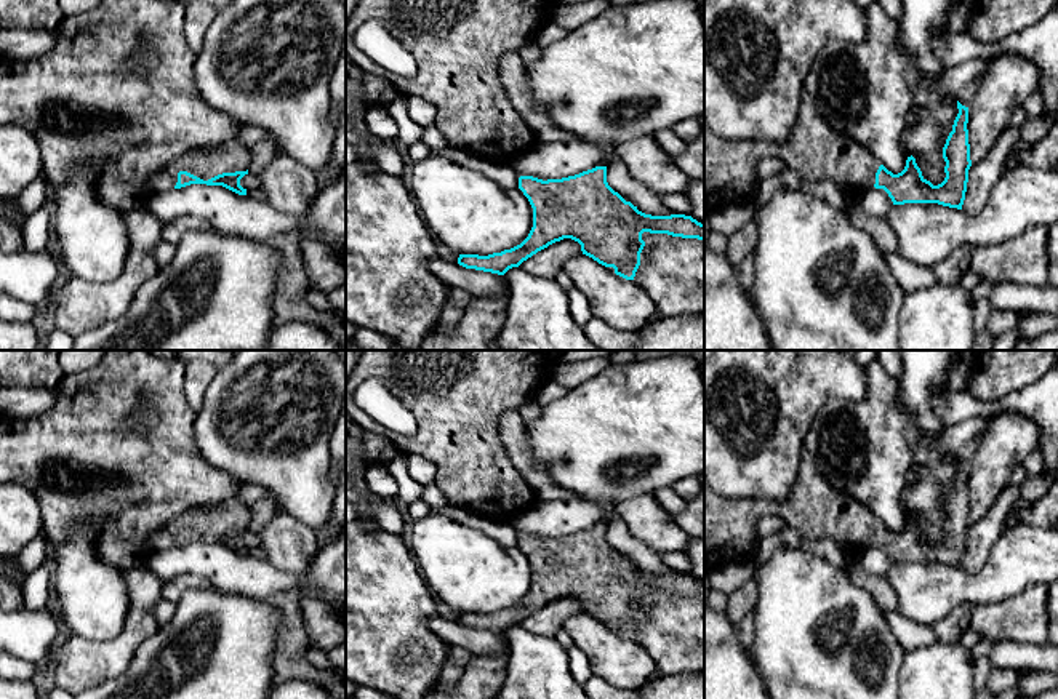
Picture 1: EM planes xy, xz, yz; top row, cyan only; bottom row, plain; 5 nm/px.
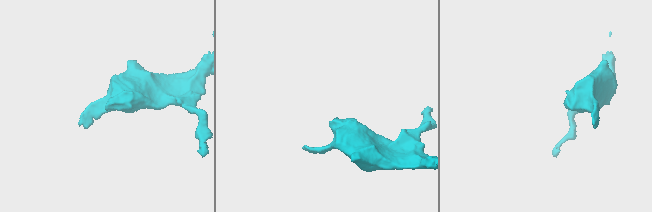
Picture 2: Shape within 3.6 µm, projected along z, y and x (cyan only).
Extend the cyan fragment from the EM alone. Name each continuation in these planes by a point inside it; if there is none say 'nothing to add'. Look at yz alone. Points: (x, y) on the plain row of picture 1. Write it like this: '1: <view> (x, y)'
1: yz (815, 509)

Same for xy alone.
1: xy (228, 515)

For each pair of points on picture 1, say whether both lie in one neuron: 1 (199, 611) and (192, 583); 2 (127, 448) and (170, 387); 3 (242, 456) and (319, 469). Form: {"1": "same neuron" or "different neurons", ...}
{"1": "different neurons", "2": "same neuron", "3": "same neuron"}

